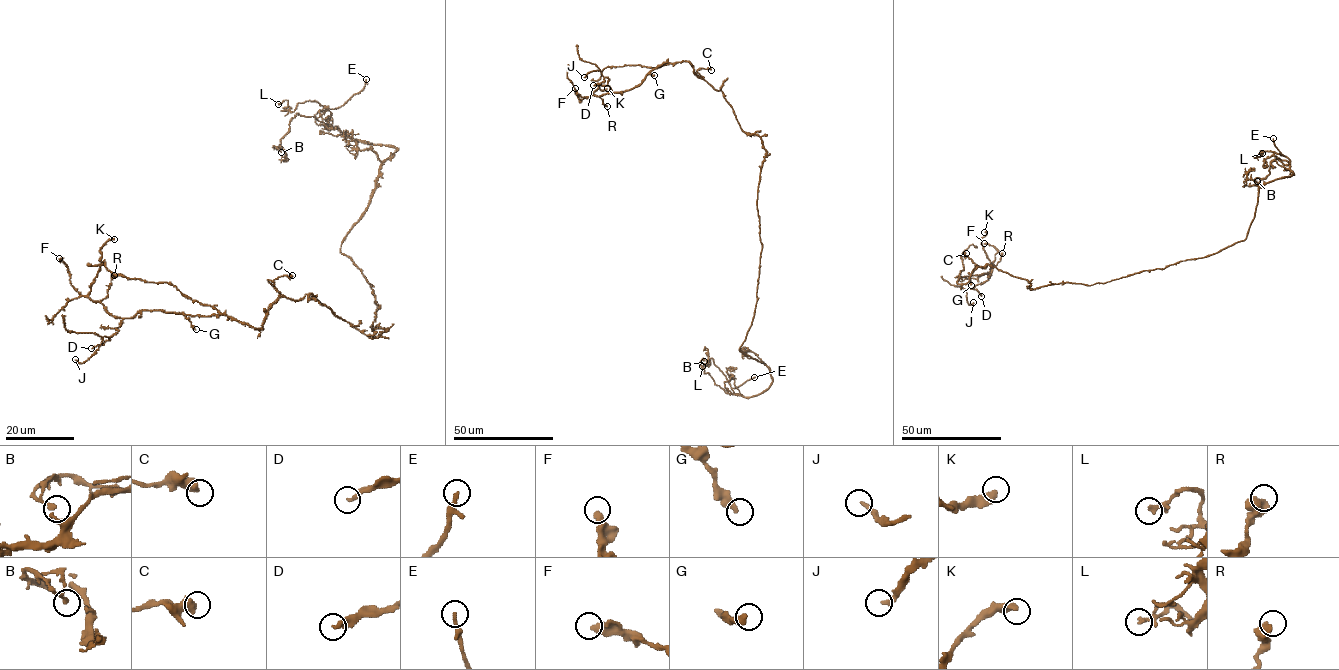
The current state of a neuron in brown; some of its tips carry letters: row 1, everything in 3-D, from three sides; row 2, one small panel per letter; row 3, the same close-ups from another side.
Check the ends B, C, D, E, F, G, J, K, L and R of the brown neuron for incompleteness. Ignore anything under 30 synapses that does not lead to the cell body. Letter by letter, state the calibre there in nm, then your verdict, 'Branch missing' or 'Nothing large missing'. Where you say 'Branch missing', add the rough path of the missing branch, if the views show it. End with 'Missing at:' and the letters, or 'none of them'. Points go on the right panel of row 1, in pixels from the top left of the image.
B: Thickness 110 nm. Nothing large missing
C: Thickness 550 nm. Nothing large missing
D: Thickness 240 nm. Nothing large missing
E: Thickness 190 nm. Branch missing. Course of what is missing: (1273, 138), (1273, 121)
F: Thickness 360 nm. Nothing large missing
G: Thickness 380 nm. Nothing large missing
J: Thickness 220 nm. Nothing large missing
K: Thickness 400 nm. Nothing large missing
L: Thickness 170 nm. Nothing large missing
R: Thickness 380 nm. Nothing large missing
Missing at: E

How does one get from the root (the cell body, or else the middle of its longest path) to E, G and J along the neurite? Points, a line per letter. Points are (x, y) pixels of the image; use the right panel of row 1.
E: (1105, 283), (1206, 257), (1244, 241), (1254, 217), (1258, 188), (1293, 173), (1289, 159), (1276, 147), (1273, 138)
G: (1105, 283), (1030, 289), (986, 264), (976, 266), (965, 284), (959, 276), (968, 276), (971, 285)
J: (1105, 283), (1030, 289), (986, 264), (976, 266), (965, 284), (959, 276), (987, 274), (966, 290), (973, 302)

